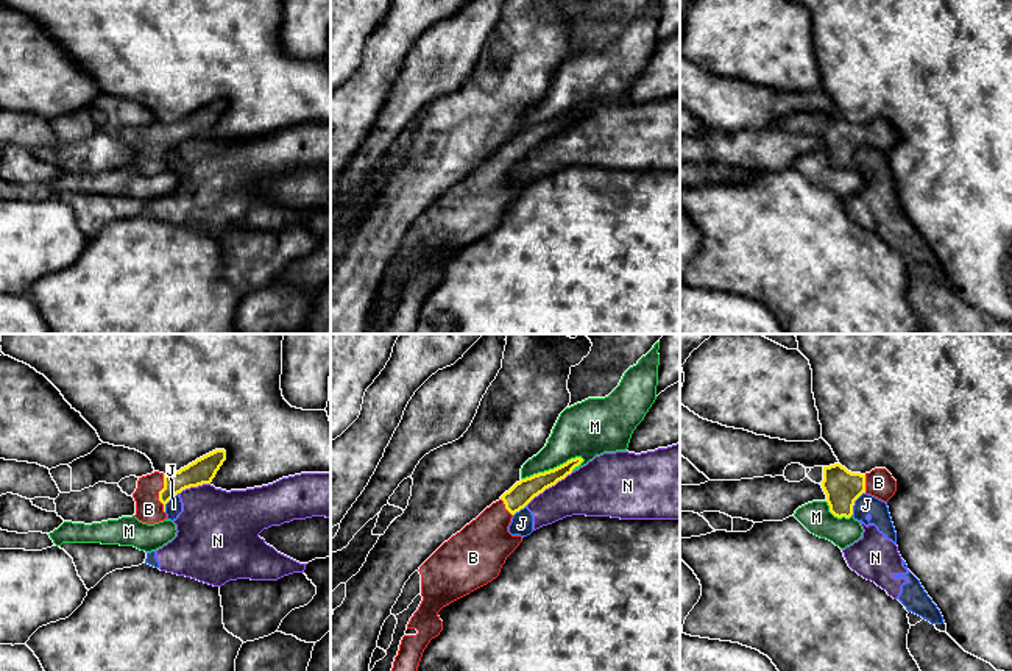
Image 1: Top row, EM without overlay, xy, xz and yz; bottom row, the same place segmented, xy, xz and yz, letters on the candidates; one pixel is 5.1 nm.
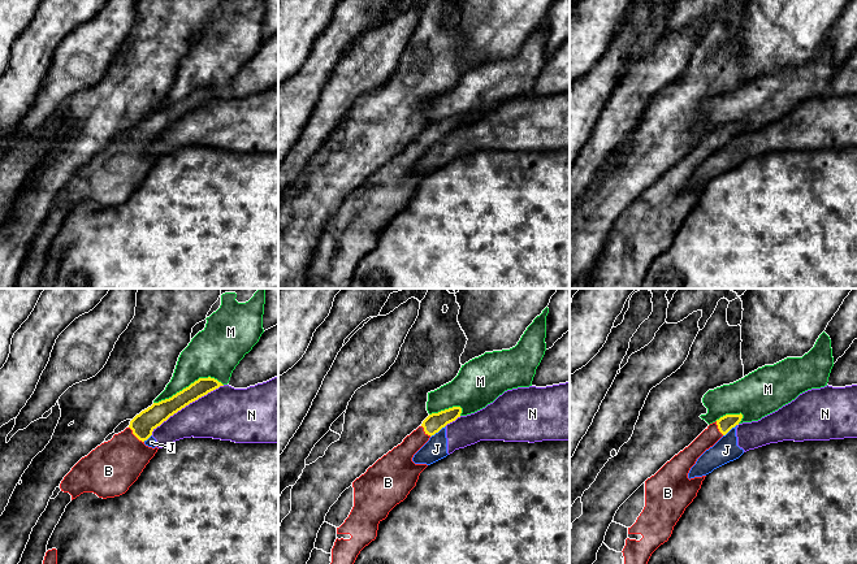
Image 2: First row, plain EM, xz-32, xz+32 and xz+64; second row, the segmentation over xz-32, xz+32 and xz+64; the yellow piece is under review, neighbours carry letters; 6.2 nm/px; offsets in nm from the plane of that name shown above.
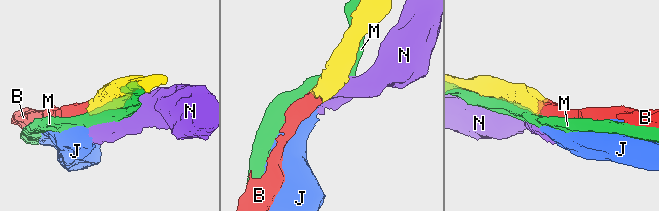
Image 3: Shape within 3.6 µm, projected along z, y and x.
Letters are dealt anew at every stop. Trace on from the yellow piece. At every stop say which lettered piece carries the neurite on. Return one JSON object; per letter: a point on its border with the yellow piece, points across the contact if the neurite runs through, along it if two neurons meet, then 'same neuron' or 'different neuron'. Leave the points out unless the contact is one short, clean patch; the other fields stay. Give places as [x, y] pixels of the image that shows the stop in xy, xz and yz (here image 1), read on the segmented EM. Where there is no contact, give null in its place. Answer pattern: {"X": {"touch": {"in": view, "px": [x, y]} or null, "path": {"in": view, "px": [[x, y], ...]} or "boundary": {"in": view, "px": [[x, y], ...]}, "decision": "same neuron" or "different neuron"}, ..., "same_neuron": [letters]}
{"B": {"touch": {"in": "xy", "px": [159, 493]}, "path": {"in": "xy", "px": [[200, 472], [167, 486], [159, 493], [148, 509]]}, "decision": "same neuron"}, "J": {"touch": {"in": "yz", "px": [853, 503]}, "boundary": {"in": "yz", "px": [[864, 492], [855, 501], [852, 514]]}, "decision": "different neuron"}, "M": {"touch": {"in": "xz", "px": [554, 468]}, "decision": "different neuron"}, "N": {"touch": {"in": "xz", "px": [549, 486]}, "decision": "different neuron"}, "same_neuron": ["B"]}

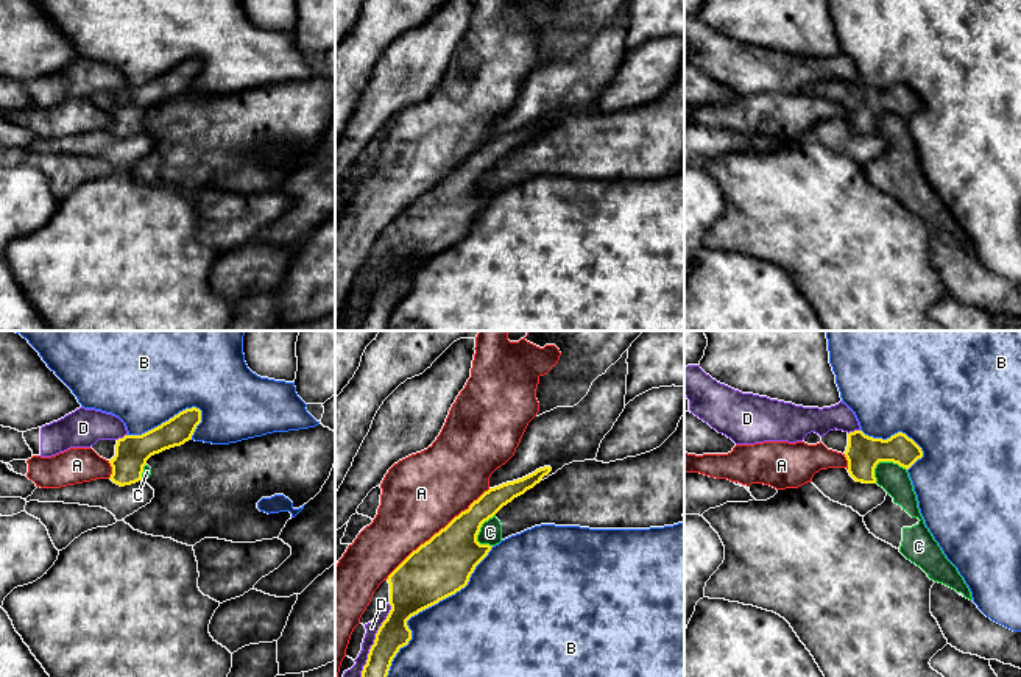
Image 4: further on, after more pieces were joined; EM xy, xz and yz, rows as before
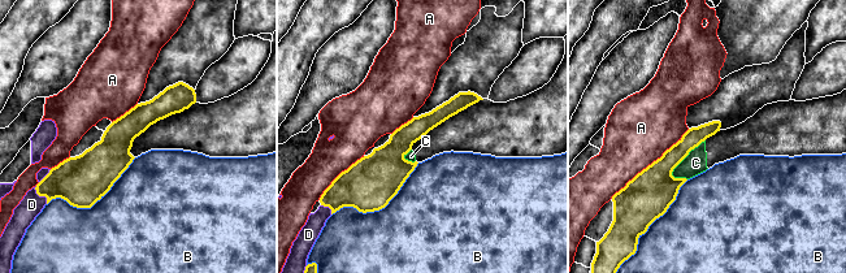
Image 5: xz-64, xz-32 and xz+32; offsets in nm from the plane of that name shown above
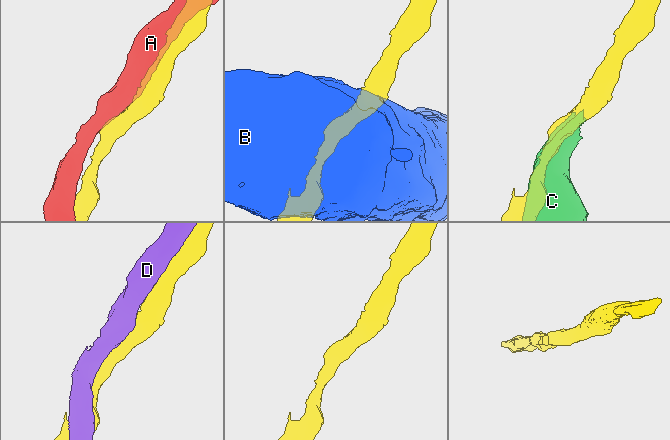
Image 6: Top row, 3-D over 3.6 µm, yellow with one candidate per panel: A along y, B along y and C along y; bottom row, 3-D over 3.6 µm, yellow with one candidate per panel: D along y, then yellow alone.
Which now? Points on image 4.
{"A": {"touch": {"in": "xz", "px": [438, 532]}, "decision": "different neuron"}, "B": {"touch": {"in": "xz", "px": [427, 607]}, "decision": "different neuron"}, "C": {"touch": {"in": "yz", "px": [883, 460]}, "decision": "different neuron"}, "D": {"touch": {"in": "xz", "px": [374, 640]}, "decision": "different neuron"}, "same_neuron": []}

